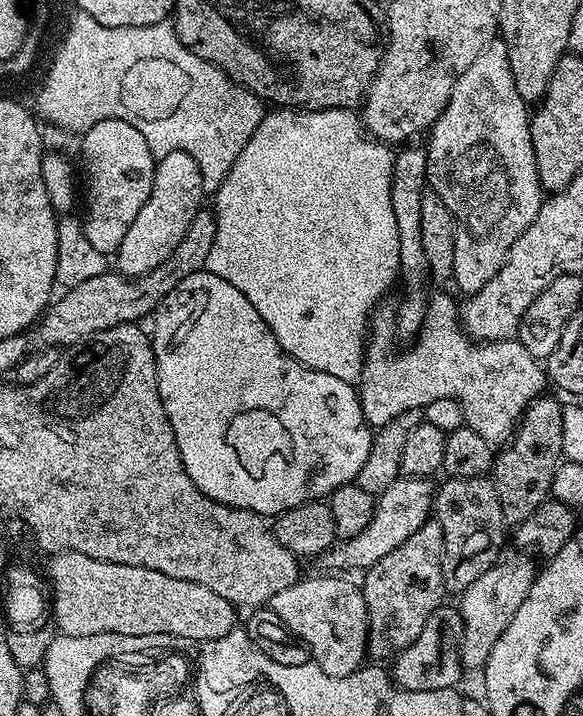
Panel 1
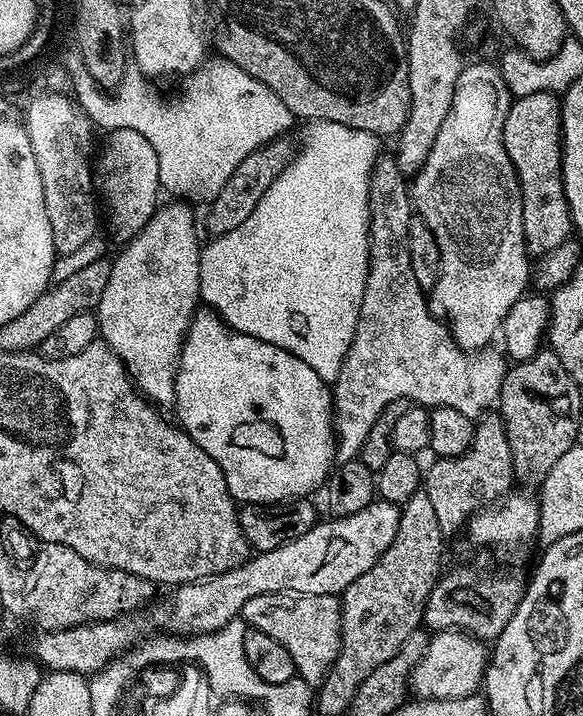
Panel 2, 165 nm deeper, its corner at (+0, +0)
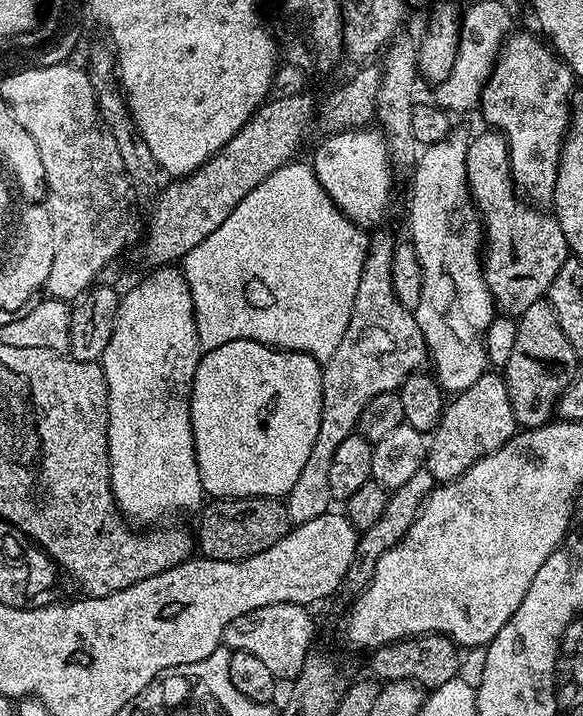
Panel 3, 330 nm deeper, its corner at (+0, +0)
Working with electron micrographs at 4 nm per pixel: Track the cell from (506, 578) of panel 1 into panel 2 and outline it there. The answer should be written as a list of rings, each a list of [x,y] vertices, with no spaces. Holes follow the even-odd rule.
[[[453,630],[435,633],[429,639],[418,666],[414,666],[411,691],[422,700],[453,700],[475,696],[484,683],[484,670],[488,666],[489,655],[485,641],[469,636],[467,632]]]

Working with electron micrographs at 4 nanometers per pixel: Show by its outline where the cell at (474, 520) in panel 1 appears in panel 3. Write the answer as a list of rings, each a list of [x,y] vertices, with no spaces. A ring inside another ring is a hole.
[[[496,370],[484,372],[482,378],[474,382],[474,386],[466,386],[466,390],[455,393],[447,401],[444,412],[440,415],[440,425],[431,433],[426,444],[428,472],[436,482],[456,480],[466,474],[474,462],[486,454],[494,454],[494,450],[503,446],[517,431],[518,425],[503,375]]]

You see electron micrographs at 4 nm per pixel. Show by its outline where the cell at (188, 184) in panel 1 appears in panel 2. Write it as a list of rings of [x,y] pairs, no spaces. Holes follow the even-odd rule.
[[[188,202],[161,203],[144,221],[144,229],[135,233],[132,240],[112,260],[110,282],[95,310],[99,339],[118,354],[124,369],[131,376],[136,391],[145,400],[157,405],[176,403],[176,366],[180,351],[193,316],[198,311],[200,299],[200,254],[202,240],[196,237],[196,216]]]

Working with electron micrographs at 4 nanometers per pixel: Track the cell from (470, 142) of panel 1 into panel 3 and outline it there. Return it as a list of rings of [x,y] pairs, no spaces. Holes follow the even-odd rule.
[[[449,134],[442,142],[427,145],[419,153],[411,169],[412,197],[408,200],[408,232],[412,235],[409,236],[410,243],[422,266],[422,298],[414,309],[416,321],[430,353],[431,367],[436,367],[436,381],[448,394],[466,390],[466,386],[474,386],[474,382],[478,382],[478,378],[489,371],[484,336],[488,333],[494,315],[492,295],[484,281],[482,253],[486,247],[486,229],[476,203],[472,200],[472,191],[468,188],[468,140],[456,135]]]

